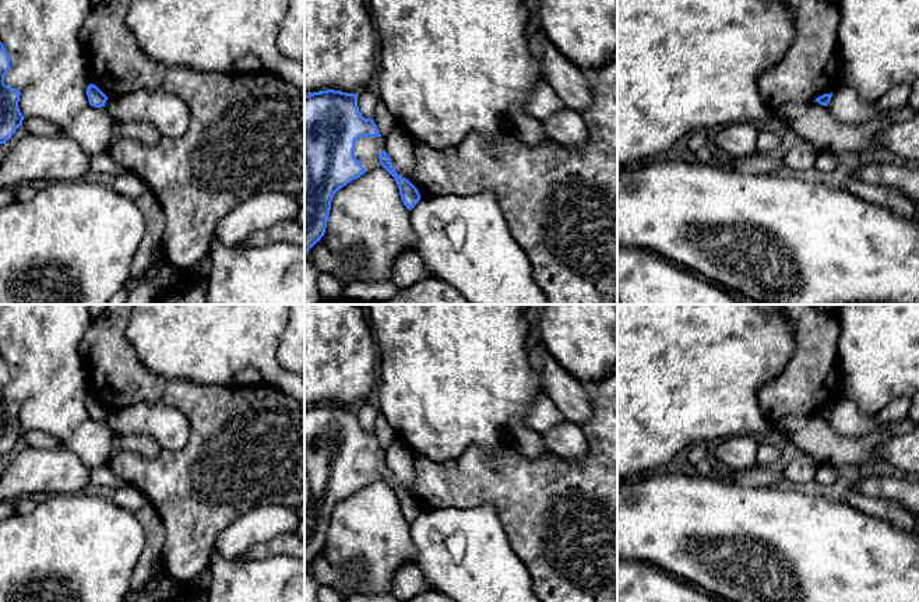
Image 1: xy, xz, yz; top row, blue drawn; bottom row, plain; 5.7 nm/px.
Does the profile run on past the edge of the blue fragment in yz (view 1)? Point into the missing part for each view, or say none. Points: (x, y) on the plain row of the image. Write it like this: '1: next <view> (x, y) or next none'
1: next none

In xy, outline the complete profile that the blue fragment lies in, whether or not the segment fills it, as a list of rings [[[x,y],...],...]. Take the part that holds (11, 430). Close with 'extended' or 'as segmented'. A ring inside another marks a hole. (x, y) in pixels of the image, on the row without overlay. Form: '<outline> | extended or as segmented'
[[[0,355],[0,457],[13,450],[15,443],[22,439],[24,429],[20,423],[20,402],[4,397],[4,390],[10,383],[10,370]]] | as segmented

